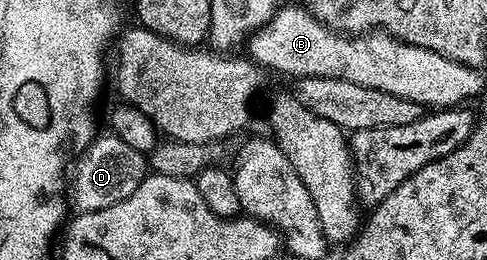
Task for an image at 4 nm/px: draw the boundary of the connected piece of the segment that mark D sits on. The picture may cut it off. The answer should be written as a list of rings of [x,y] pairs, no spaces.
[[[111,133],[97,134],[92,144],[80,152],[70,171],[70,203],[77,212],[110,209],[118,201],[126,201],[138,185],[142,185],[150,168],[145,152],[134,149]]]

